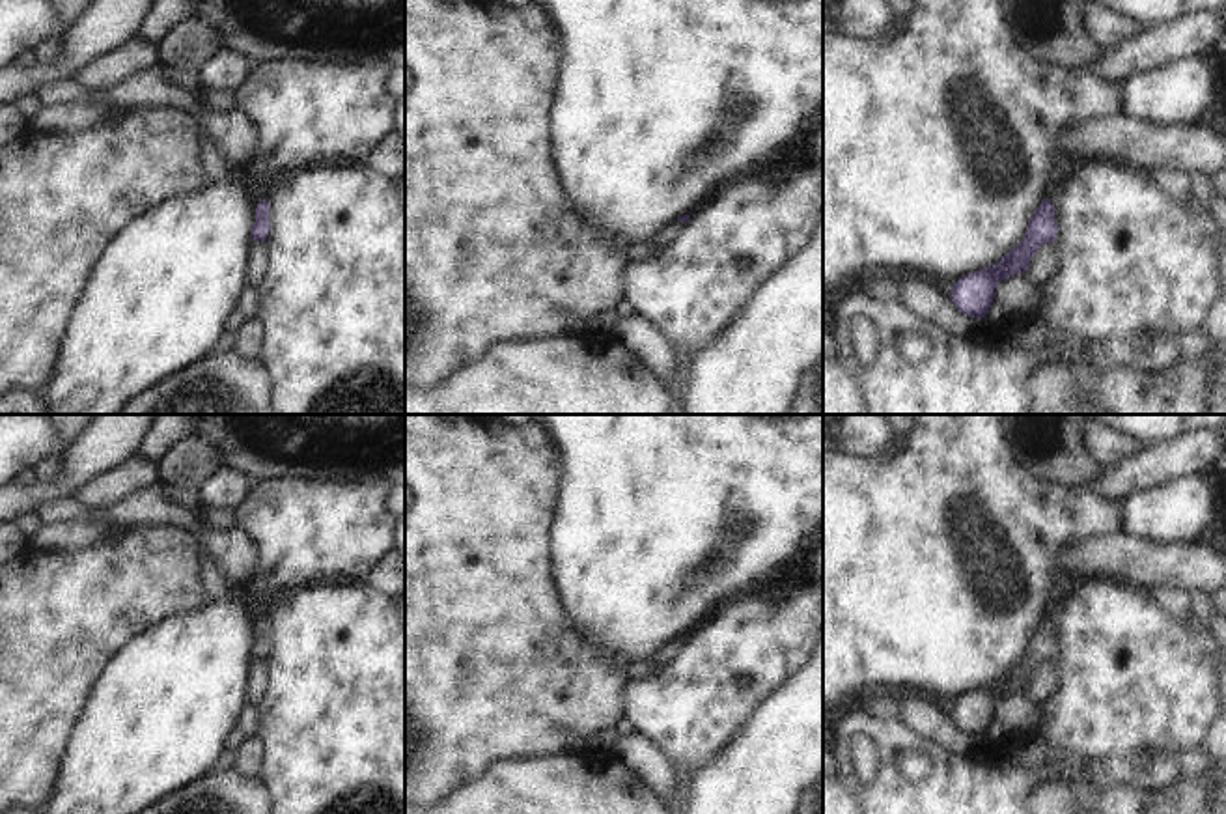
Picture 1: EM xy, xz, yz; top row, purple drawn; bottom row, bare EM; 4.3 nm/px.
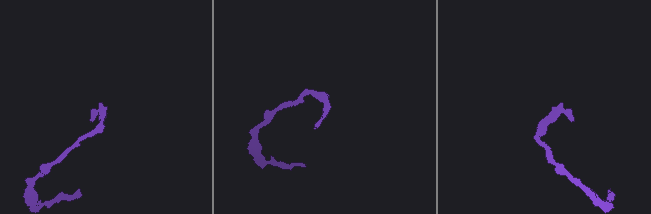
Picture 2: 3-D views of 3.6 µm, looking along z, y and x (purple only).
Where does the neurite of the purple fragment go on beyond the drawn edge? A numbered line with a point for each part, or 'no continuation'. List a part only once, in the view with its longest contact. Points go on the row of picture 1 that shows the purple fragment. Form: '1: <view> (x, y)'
1: yz (1055, 187)

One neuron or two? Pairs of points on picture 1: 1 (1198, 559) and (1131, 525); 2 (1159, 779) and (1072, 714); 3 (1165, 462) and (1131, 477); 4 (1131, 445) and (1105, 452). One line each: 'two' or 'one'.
1: two
2: two
3: one
4: one

